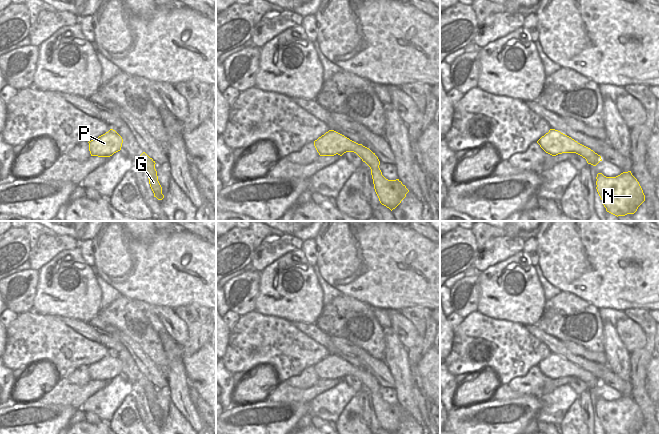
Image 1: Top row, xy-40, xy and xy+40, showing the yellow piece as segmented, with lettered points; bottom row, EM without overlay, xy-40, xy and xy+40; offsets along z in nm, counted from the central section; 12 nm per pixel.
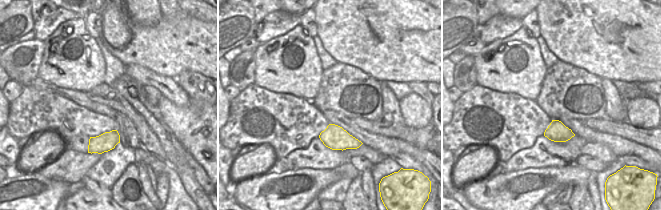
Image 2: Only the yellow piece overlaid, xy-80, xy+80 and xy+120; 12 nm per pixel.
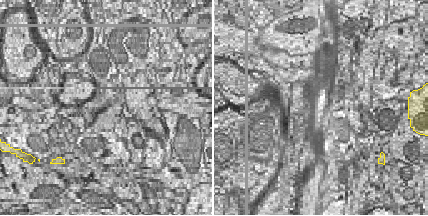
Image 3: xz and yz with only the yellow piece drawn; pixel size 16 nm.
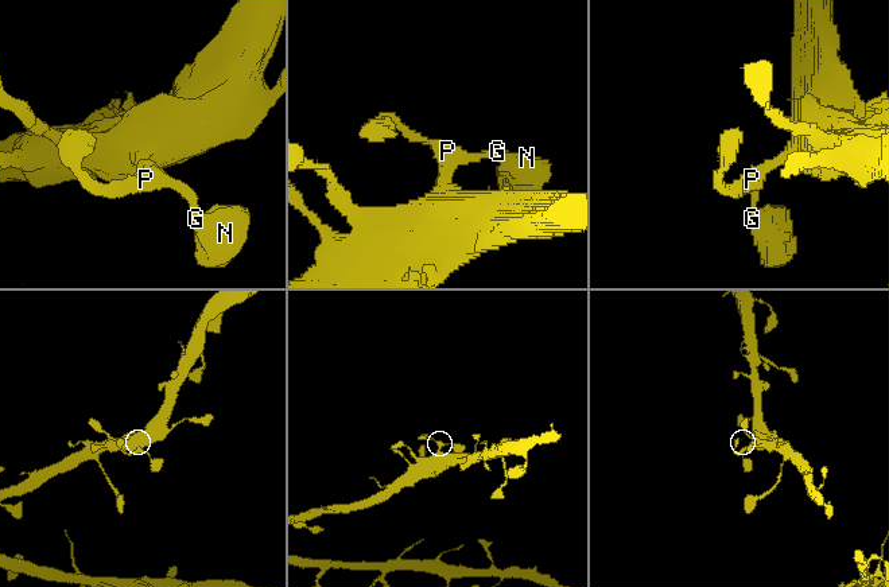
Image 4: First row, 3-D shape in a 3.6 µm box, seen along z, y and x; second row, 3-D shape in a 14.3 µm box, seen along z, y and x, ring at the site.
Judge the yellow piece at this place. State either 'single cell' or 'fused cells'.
single cell

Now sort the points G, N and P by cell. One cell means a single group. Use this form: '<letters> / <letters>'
G N P

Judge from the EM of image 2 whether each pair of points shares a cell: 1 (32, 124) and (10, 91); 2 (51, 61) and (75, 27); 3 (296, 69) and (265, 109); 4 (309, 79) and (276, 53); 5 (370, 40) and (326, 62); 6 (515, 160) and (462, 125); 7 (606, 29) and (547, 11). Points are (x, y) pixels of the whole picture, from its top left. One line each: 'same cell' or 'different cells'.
1: different cells
2: same cell
3: different cells
4: same cell
5: different cells
6: different cells
7: same cell

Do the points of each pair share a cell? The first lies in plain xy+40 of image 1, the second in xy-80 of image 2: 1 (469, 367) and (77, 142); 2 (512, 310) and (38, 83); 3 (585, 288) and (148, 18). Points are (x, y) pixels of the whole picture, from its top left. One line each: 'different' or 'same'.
1: different
2: different
3: different

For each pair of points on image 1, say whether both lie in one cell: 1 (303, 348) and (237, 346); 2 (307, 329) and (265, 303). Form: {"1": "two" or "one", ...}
{"1": "one", "2": "two"}

